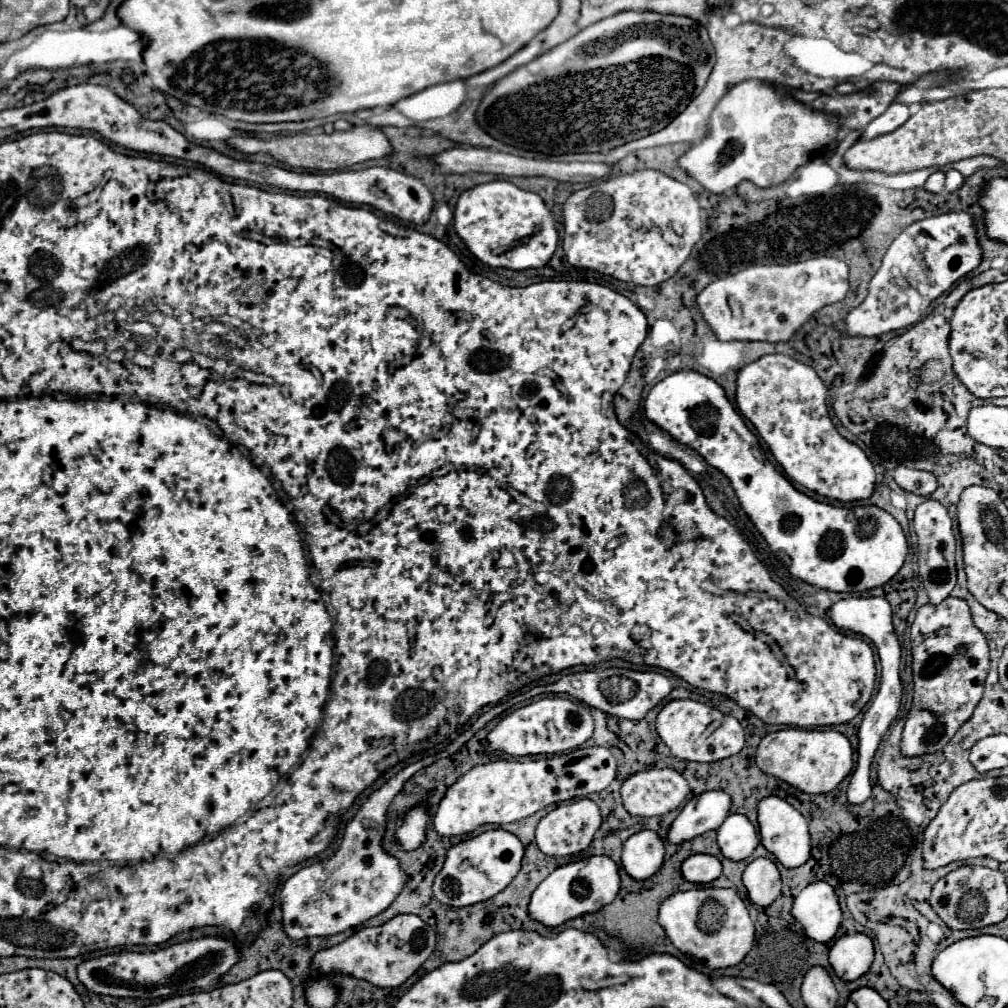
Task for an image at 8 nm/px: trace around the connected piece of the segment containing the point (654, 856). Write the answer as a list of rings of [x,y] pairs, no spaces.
[[[642,830],[624,842],[622,868],[634,880],[646,880],[658,872],[664,860],[664,842],[656,832]]]

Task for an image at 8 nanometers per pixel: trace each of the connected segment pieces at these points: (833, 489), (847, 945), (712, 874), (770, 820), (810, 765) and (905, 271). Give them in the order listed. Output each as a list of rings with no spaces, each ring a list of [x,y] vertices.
[[[768,354],[754,360],[746,364],[736,378],[736,406],[740,414],[754,424],[760,438],[766,442],[768,450],[772,452],[772,456],[776,458],[776,462],[782,466],[782,470],[790,480],[830,500],[838,500],[838,502],[866,500],[872,496],[876,484],[872,462],[856,444],[848,442],[838,434],[838,430],[834,428],[828,416],[826,396],[828,396],[828,388],[814,372],[814,368],[796,362],[794,358],[784,354]]]
[[[844,934],[830,948],[830,966],[844,982],[852,982],[868,972],[874,960],[872,940],[864,934]]]
[[[694,854],[684,860],[682,876],[692,884],[710,884],[722,874],[722,864],[710,854]]]
[[[778,796],[764,798],[758,804],[758,826],[760,826],[762,846],[768,852],[772,852],[784,868],[798,868],[798,866],[806,864],[806,860],[810,858],[810,850],[812,850],[808,824],[806,824],[806,818],[796,808],[792,808],[786,800],[782,800]]]
[[[784,728],[760,740],[756,764],[764,774],[772,774],[806,794],[824,794],[832,792],[852,772],[854,760],[848,738],[836,730]]]
[[[950,212],[910,224],[884,254],[882,266],[870,280],[866,300],[848,314],[844,332],[848,336],[880,336],[916,324],[942,292],[980,262],[982,250],[970,214]]]

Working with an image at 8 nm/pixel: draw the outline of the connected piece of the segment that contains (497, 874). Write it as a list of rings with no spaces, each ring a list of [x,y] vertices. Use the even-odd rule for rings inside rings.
[[[490,828],[474,838],[462,840],[448,848],[444,866],[432,886],[434,896],[450,906],[470,906],[484,902],[502,892],[514,880],[514,876],[518,876],[524,853],[525,847],[520,838],[502,828]]]

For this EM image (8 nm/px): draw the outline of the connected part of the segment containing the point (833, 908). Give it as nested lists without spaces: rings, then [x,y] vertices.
[[[828,882],[808,884],[794,900],[792,916],[814,942],[830,942],[840,926],[842,910]]]

